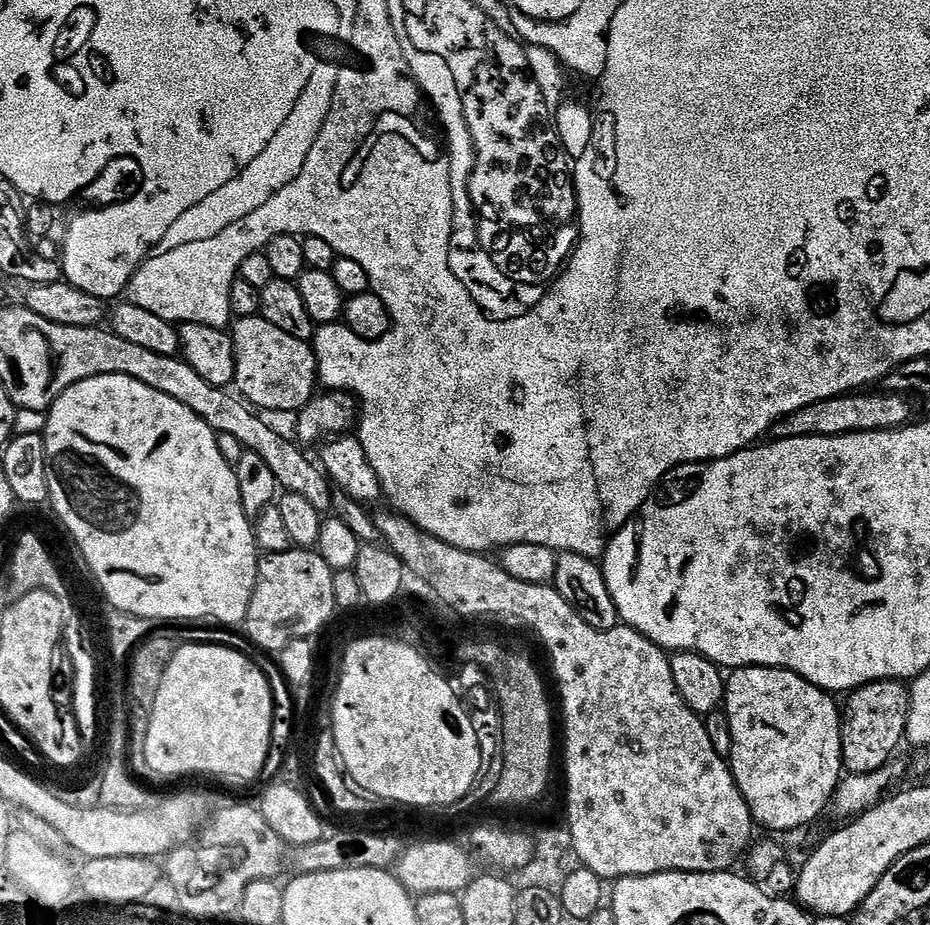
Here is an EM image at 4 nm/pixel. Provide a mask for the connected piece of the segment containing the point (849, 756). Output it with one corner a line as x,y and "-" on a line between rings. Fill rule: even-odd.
876,680
873,684
863,684
847,693
845,704
842,704
840,718
840,741
842,742
843,771
848,774
866,774
879,768
893,759
892,751
905,739
906,718
908,717
908,688
900,680

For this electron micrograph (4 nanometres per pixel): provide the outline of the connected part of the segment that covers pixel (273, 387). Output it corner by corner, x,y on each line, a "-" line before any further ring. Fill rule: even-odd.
259,314
239,317
231,325
230,335
236,355
234,388
253,409
263,410
265,413
292,412
291,414
296,414
312,401
313,396
317,395
316,349
309,341
294,338
294,334
286,334
286,330
278,330
278,326
270,326
270,322
266,322

